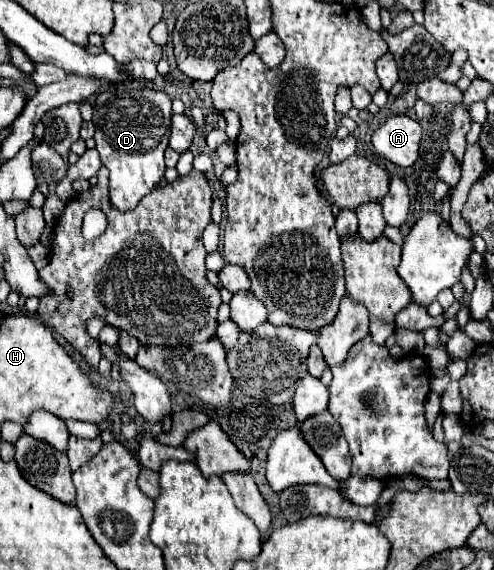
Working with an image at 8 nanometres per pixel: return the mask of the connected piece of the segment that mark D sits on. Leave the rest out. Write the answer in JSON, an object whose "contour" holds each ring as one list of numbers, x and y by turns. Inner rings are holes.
{"contour":[[125,88,97,94,93,126,103,166,109,168,109,202,125,212,147,196,165,174,165,148,169,144,171,98,153,88]]}

